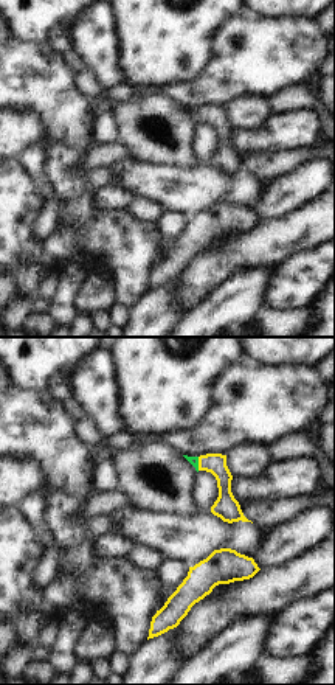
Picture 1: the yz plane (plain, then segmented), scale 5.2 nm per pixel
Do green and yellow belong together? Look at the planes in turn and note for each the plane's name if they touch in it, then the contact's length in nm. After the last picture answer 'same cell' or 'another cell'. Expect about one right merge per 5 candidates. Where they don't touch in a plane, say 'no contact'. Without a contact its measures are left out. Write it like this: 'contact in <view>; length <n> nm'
contact in yz; length 70 nm

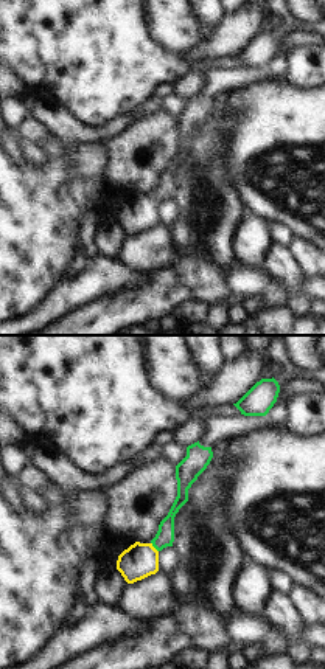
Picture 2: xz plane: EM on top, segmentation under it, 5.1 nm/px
contact in xz; length 70 nm

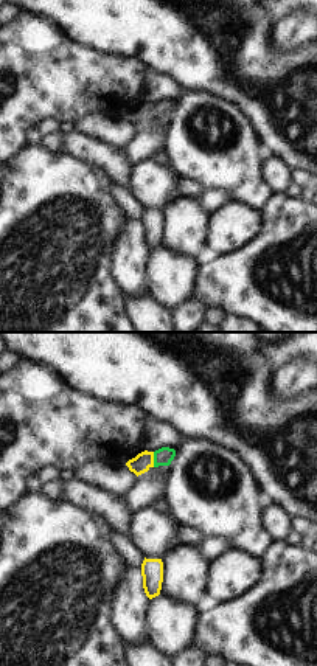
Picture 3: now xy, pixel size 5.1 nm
contact in xy; length 80 nm

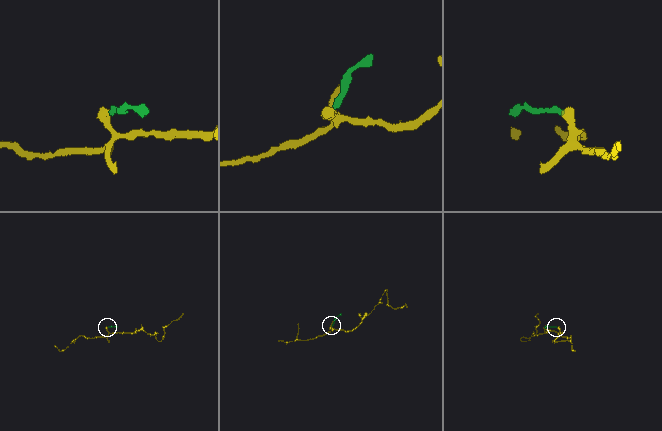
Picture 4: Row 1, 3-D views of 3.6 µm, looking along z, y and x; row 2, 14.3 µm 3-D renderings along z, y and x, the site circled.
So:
same cell

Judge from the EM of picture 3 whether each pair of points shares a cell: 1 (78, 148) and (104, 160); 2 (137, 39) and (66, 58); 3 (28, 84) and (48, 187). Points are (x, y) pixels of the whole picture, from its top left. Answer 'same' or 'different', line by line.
1: same
2: different
3: different

